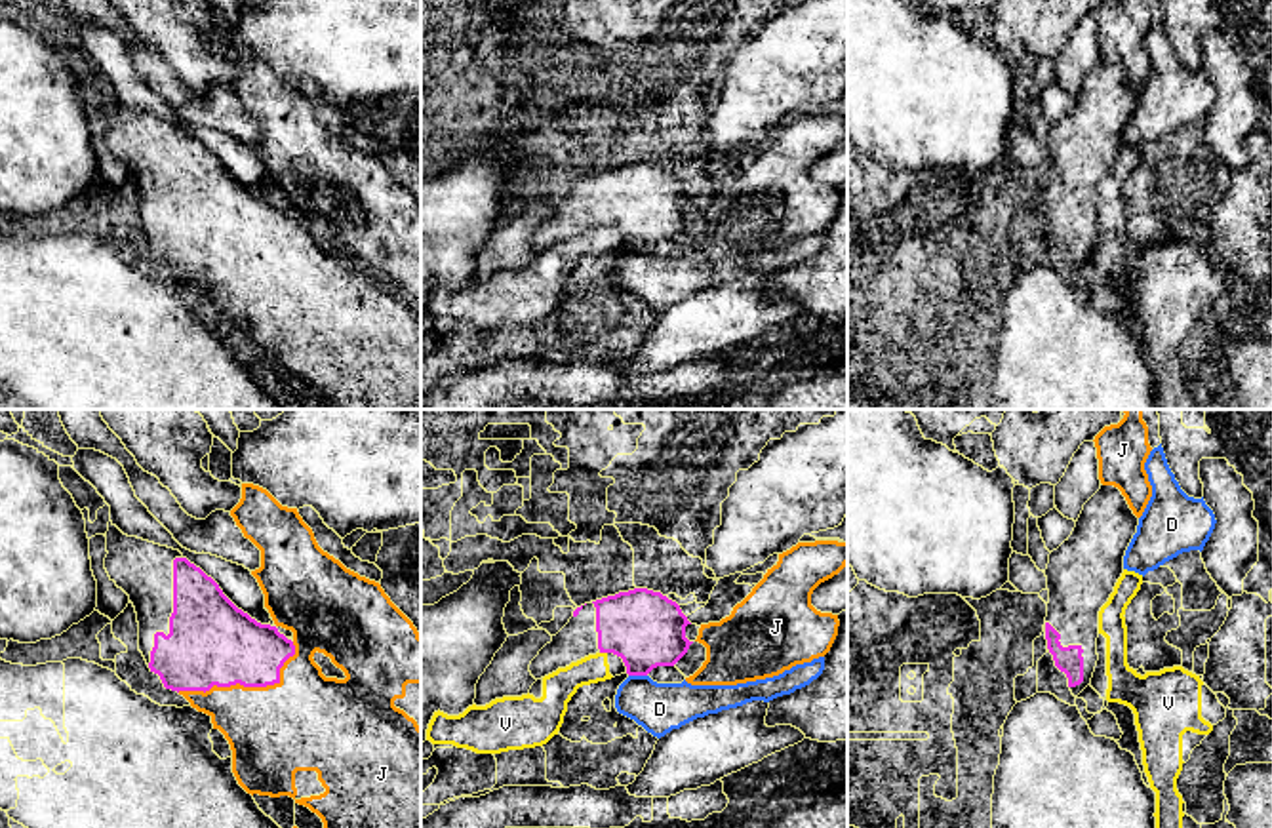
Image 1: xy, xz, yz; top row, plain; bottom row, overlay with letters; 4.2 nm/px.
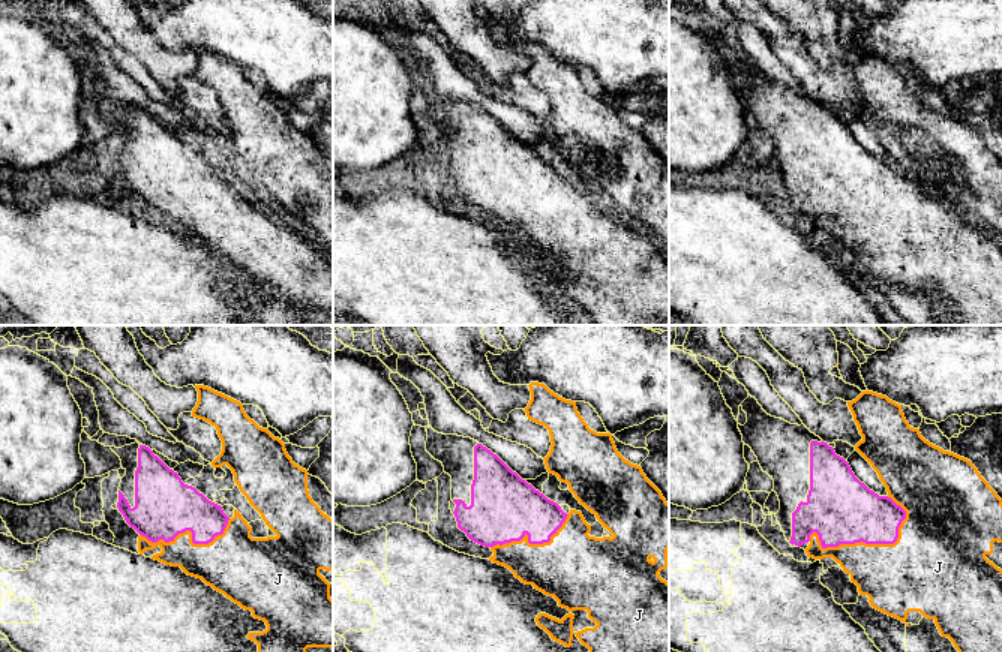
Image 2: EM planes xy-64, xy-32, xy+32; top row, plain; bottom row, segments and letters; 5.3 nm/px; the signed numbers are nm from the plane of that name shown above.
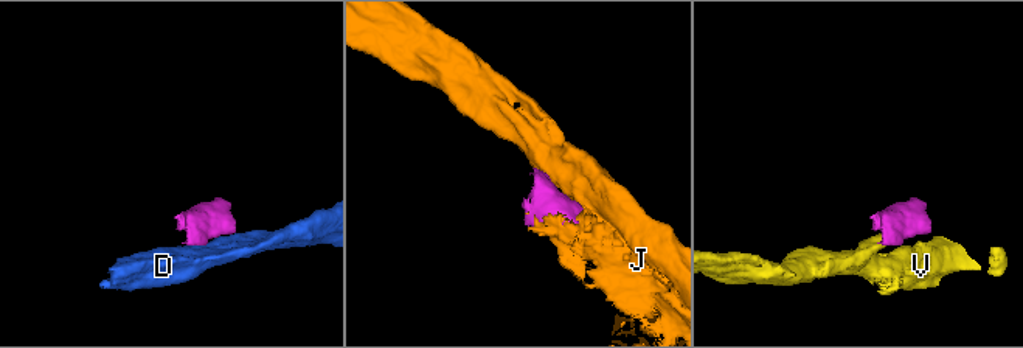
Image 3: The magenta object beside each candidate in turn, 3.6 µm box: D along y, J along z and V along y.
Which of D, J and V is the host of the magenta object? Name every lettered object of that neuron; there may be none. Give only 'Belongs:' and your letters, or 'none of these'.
Belongs: none of these

